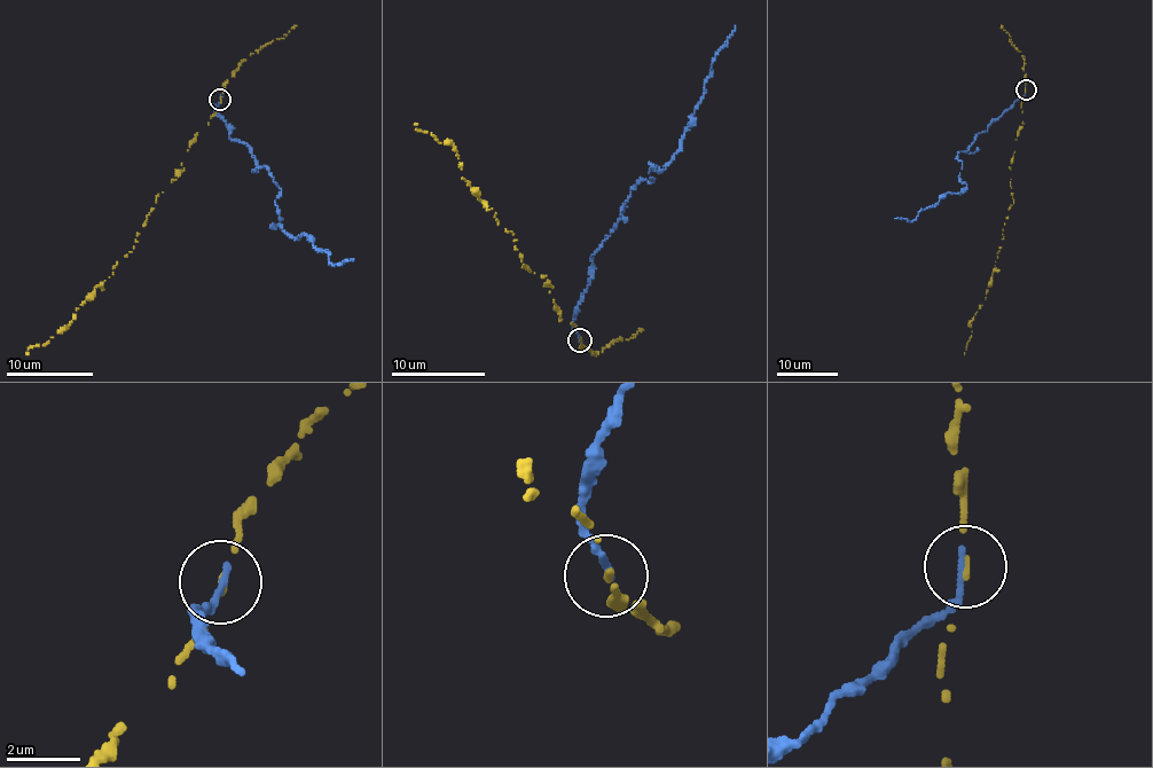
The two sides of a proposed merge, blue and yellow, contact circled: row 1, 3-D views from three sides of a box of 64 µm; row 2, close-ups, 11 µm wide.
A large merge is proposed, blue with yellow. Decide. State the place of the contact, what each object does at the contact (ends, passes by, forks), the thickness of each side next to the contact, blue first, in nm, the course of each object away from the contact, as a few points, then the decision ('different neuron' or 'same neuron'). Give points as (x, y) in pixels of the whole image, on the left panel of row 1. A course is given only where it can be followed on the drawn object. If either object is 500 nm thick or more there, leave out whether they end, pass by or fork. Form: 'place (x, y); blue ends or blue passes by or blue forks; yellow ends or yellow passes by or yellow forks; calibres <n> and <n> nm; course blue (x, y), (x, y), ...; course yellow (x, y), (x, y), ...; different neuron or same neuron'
place (220, 100); blue ends; yellow ends; calibres 220 and 170 nm; course blue (220, 99), (214, 111), (229, 139), (246, 145), (281, 190), (282, 230), (304, 234), (329, 263), (353, 259); course yellow (220, 99), (195, 134), (183, 170), (158, 194), (132, 252), (64, 328), (26, 354); different neuron

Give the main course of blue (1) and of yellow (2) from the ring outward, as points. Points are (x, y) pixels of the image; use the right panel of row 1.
1: (1025, 89), (969, 149), (959, 151), (958, 180), (967, 188), (948, 193), (914, 220), (894, 218)
2: (1025, 89), (1022, 124), (1009, 166), (1013, 201), (986, 299), (970, 322), (971, 337), (964, 354)

